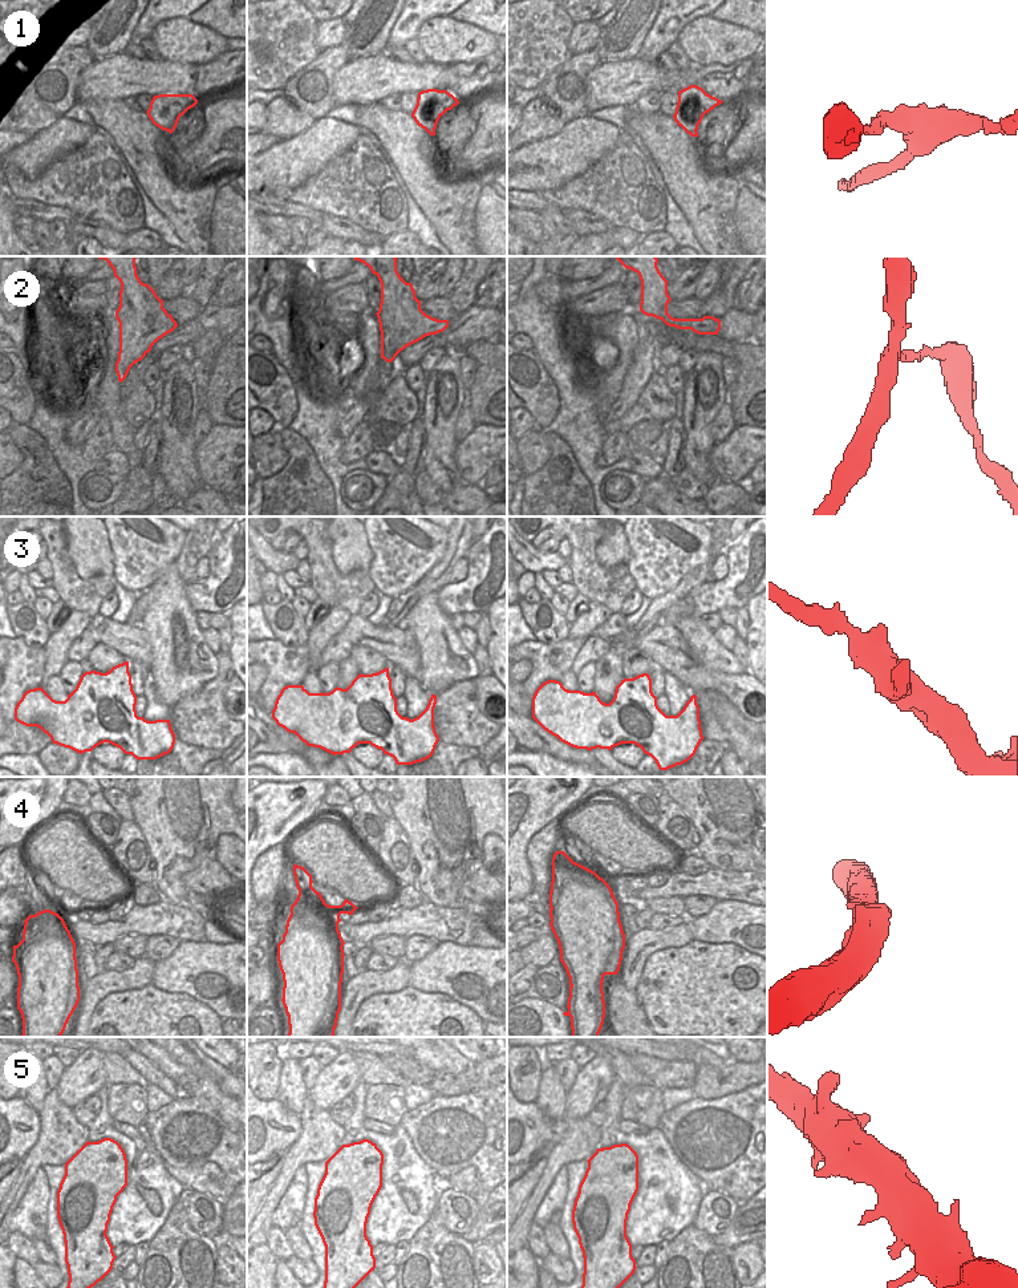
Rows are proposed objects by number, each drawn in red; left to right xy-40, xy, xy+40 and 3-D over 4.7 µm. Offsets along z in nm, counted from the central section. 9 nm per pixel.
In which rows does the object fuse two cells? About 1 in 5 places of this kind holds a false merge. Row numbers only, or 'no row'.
1

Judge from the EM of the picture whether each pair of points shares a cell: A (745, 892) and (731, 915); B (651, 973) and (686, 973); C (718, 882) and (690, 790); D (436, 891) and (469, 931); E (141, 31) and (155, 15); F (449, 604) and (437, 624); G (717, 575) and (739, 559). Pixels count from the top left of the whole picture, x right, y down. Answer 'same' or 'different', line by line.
A: different
B: different
C: different
D: different
E: same
F: different
G: different

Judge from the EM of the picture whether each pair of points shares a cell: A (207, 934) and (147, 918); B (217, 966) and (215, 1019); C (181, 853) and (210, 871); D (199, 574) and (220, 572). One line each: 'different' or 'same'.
A: same
B: different
C: different
D: different

